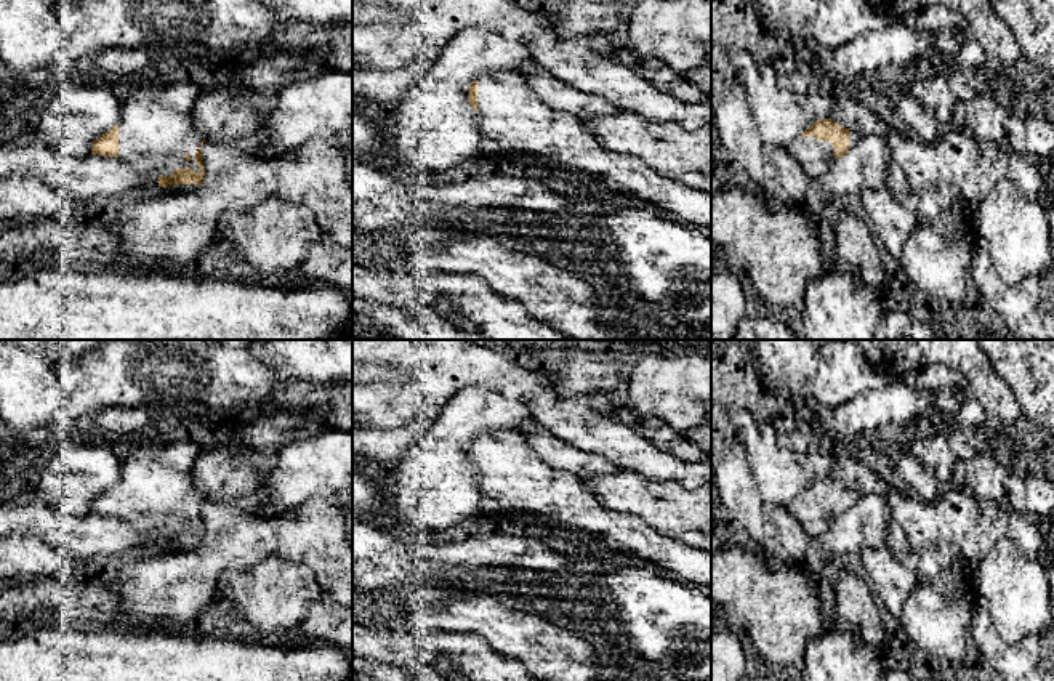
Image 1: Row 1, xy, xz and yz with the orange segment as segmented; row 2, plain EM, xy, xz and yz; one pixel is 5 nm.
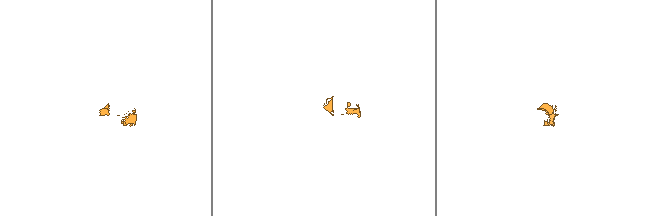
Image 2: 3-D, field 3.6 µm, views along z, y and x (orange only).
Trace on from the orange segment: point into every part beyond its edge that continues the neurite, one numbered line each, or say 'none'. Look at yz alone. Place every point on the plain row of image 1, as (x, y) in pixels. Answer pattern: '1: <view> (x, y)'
1: yz (814, 516)

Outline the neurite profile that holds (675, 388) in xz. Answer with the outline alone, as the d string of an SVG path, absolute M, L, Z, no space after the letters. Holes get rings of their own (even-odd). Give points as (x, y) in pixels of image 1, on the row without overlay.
M711 345L689 353L647 354L633 365L625 418L636 429L644 420L660 420L686 433L706 421L711 405Z

